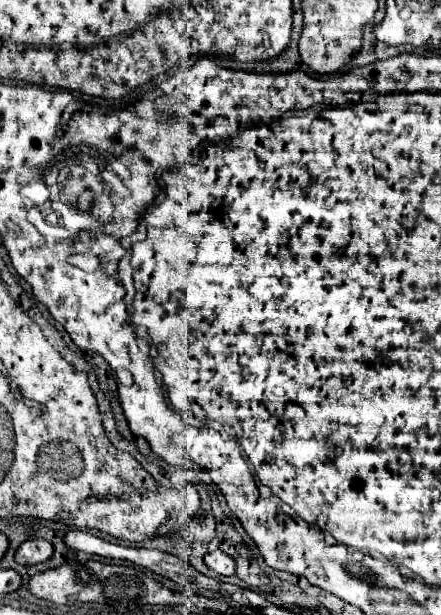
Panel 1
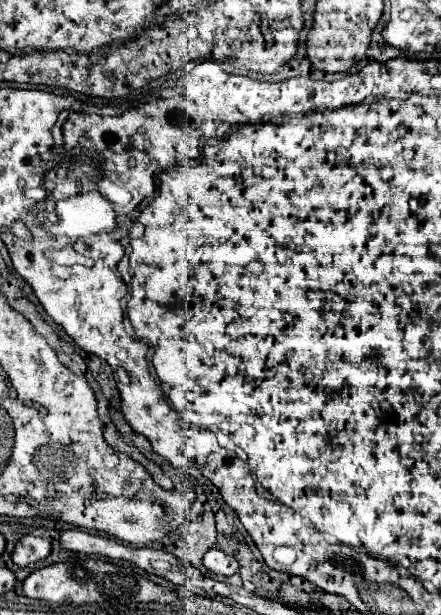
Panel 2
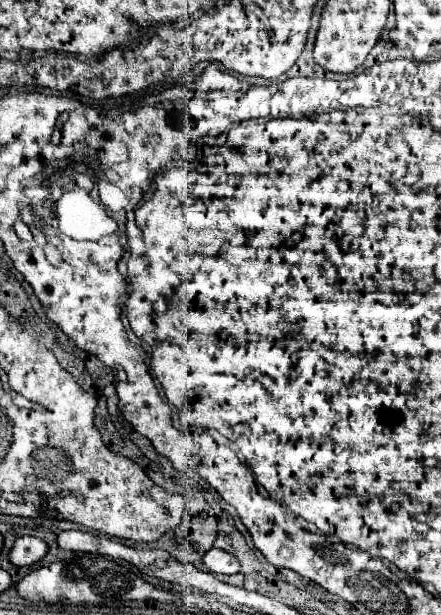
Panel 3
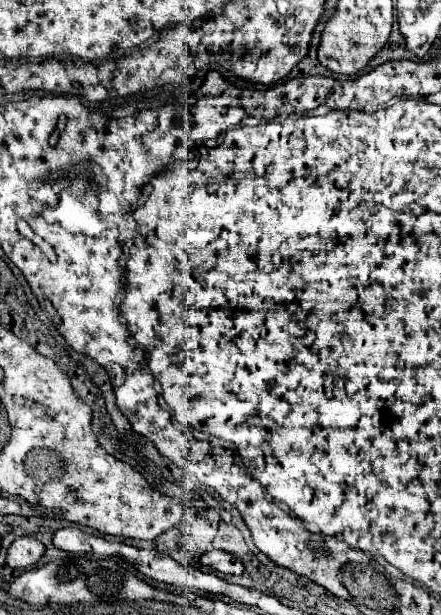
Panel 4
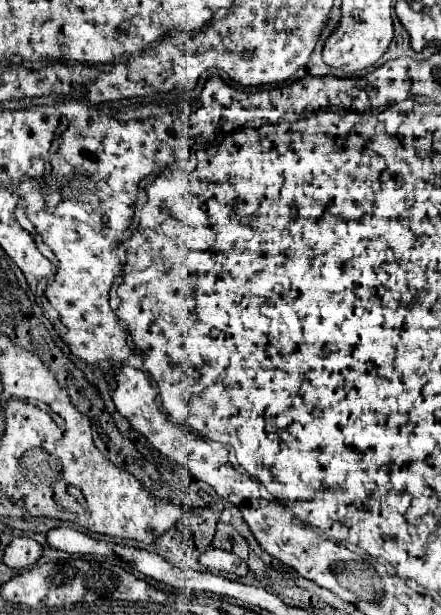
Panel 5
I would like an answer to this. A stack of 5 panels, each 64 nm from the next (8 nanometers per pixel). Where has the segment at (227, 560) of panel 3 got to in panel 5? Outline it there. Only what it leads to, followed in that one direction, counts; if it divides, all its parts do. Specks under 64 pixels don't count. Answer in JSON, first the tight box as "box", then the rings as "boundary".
{"box":[200,548,248,576],"boundary":[[[208,548],[202,556],[200,556],[200,564],[208,570],[218,570],[218,572],[232,572],[236,576],[246,576],[248,574],[248,566],[246,562],[242,562],[238,556],[234,556],[232,552],[224,552],[224,550],[216,550],[216,548]]]}

